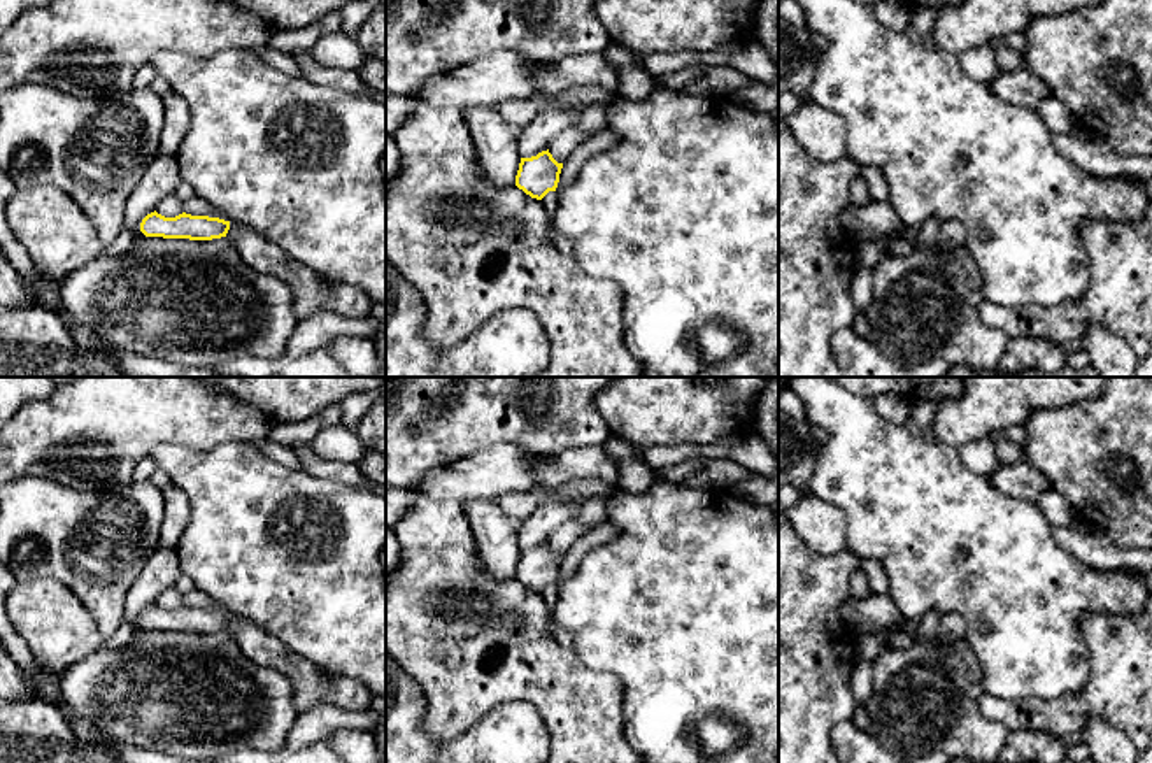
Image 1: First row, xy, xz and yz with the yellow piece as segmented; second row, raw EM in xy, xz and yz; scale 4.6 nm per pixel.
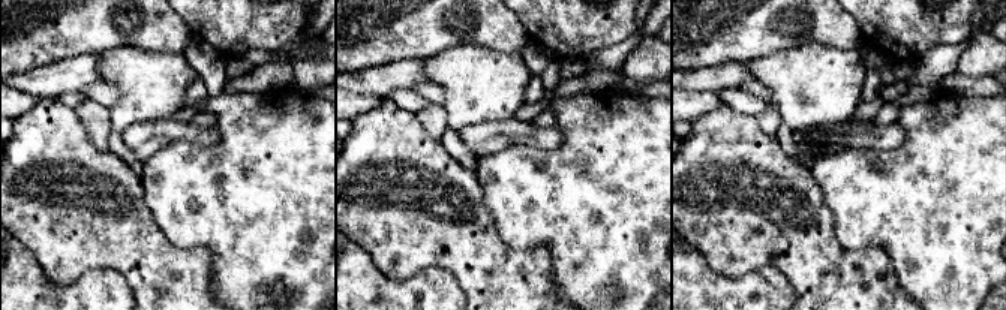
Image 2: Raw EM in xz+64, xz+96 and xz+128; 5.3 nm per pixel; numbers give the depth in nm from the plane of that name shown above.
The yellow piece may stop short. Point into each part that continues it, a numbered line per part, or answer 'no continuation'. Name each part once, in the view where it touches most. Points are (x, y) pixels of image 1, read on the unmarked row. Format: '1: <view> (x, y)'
1: xy (256, 644)

